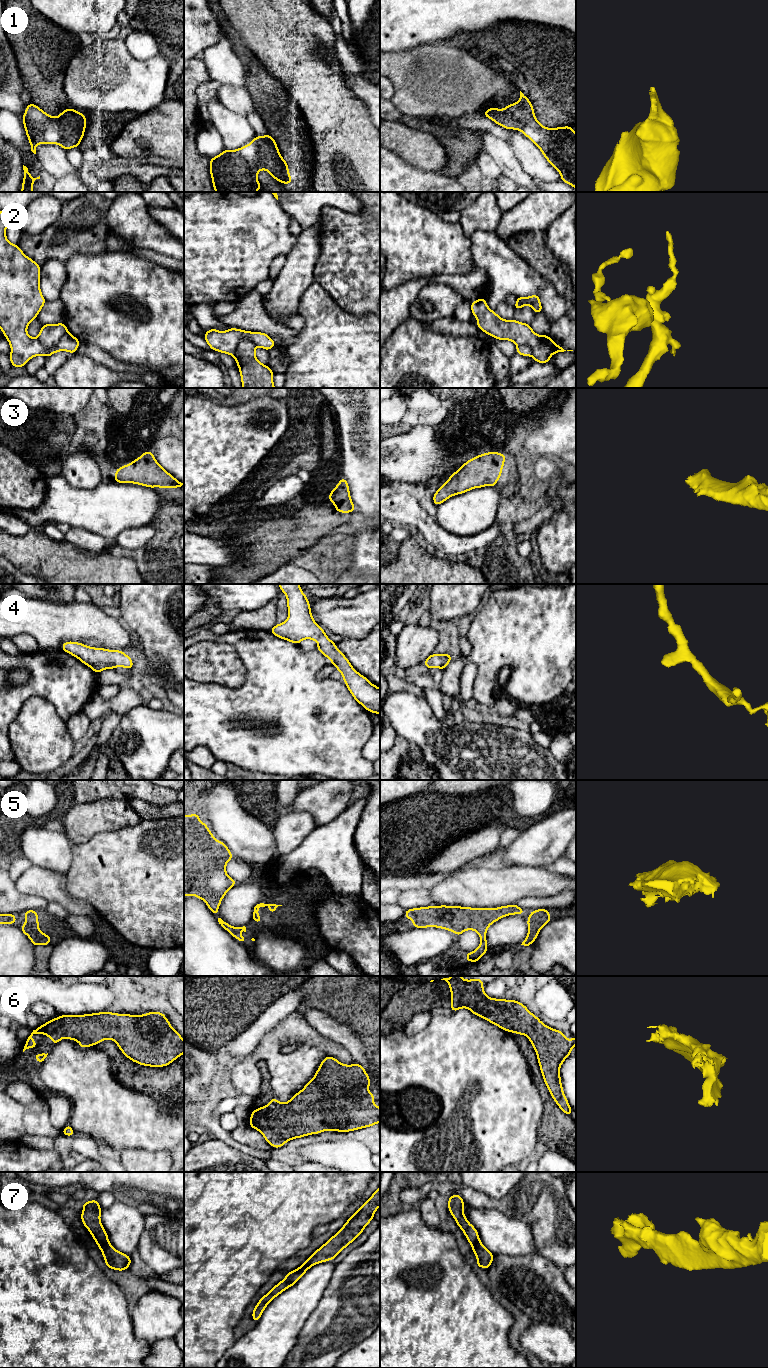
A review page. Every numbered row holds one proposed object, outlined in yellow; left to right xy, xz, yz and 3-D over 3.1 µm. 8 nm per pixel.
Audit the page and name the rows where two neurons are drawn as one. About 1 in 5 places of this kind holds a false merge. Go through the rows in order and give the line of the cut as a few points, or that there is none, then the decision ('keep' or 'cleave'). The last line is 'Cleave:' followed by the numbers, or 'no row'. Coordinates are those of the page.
1: no cut; keep
2: cut in xy along (67, 330), (59, 342), (51, 348), (45, 348), (36, 338); cleave
3: no cut; keep
4: no cut; keep
5: no cut; keep
6: no cut; keep
7: no cut; keep
Cleave: 2

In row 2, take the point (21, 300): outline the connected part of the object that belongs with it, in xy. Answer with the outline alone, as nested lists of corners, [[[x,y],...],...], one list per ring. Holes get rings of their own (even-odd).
[[[0,211],[0,329],[11,346],[9,355],[13,367],[24,367],[37,355],[46,358],[58,351],[75,354],[80,341],[68,331],[60,339],[55,348],[46,349],[37,338],[27,334],[27,326],[36,319],[46,303],[40,290],[40,266],[27,257],[18,245],[10,243],[6,238],[6,227],[10,222],[10,211]]]

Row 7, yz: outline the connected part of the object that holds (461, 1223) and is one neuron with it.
[[[453,1194],[448,1199],[448,1209],[456,1220],[456,1224],[465,1234],[467,1241],[471,1244],[472,1250],[477,1257],[476,1267],[488,1269],[493,1261],[494,1255],[483,1246],[479,1239],[477,1230],[471,1225],[463,1213],[465,1203],[459,1194]]]

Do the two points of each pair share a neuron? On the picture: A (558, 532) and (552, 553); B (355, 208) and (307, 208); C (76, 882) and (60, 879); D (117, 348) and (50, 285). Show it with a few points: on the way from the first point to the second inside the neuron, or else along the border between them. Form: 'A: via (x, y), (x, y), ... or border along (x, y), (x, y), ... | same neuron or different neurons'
A: via (558, 537), (557, 548) | same neuron
B: via (343, 202), (319, 202) | same neuron
C: border along (65, 874), (66, 889), (72, 895), (81, 899) | different neurons
D: border along (66, 270), (66, 281), (59, 299) | different neurons

